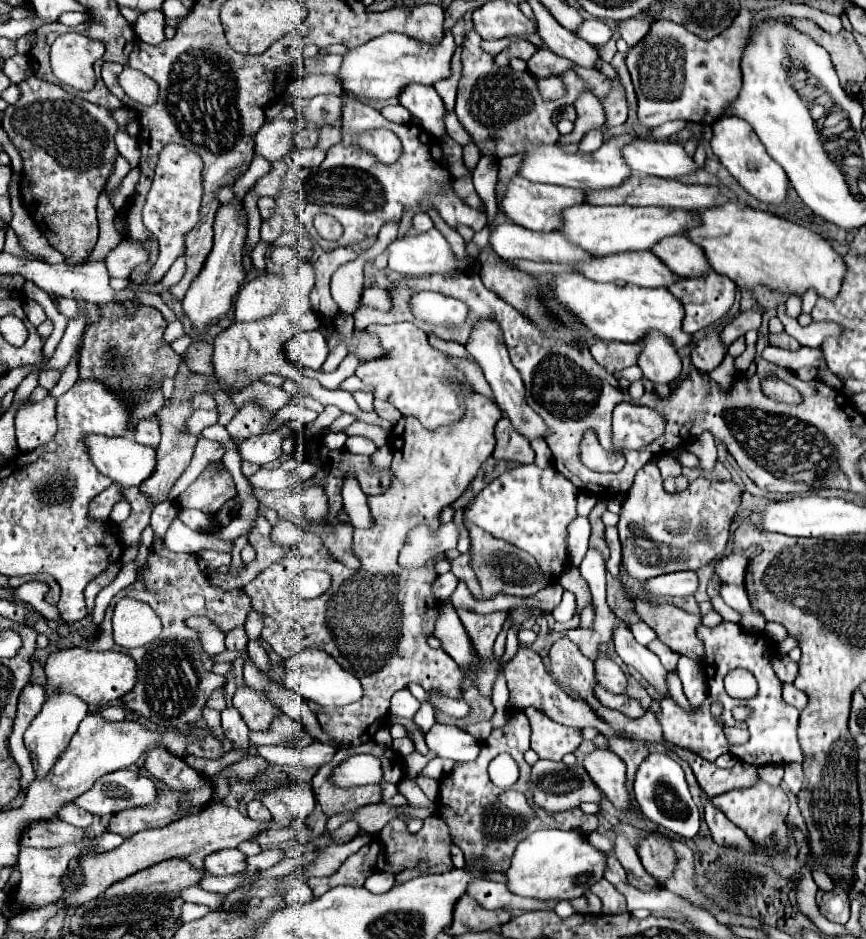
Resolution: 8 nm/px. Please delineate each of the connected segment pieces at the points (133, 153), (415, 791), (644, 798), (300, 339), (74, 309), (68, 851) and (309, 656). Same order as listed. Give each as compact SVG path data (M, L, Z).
M118 131L118 133L116 133L116 145L118 145L120 155L124 155L132 167L138 167L138 159L140 159L138 141L136 141L134 137L130 137L128 133Z
M404 777L398 783L398 791L408 799L410 805L426 805L426 803L430 803L428 797L422 793L422 789L416 785L416 781L410 779L410 777Z
M650 753L640 763L640 767L636 769L634 795L636 795L640 811L658 827L672 831L684 839L692 839L698 833L700 829L698 807L694 805L692 795L688 791L682 767L668 753Z
M306 331L298 333L284 345L284 355L286 361L310 369L320 369L324 359L328 357L328 345L324 335L316 331Z
M60 297L58 303L56 303L56 309L58 309L62 315L66 315L68 319L76 319L76 317L78 317L78 303L72 301L72 299Z
M62 845L56 849L32 849L32 847L22 847L20 849L20 885L12 899L16 899L20 905L28 905L32 909L50 905L58 901L62 893L62 875L68 867L68 863L76 857L82 855L82 845Z
M302 649L300 653L292 655L290 659L282 661L282 685L290 691L300 693L304 699L314 701L318 705L330 707L330 705L348 705L354 703L362 697L362 685L360 681L346 673L336 661L334 657L330 657L328 653L320 651L320 649Z

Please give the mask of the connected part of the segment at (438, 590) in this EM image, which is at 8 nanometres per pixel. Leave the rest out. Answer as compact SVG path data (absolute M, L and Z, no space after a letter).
M444 573L444 575L438 575L436 581L432 583L432 593L436 593L440 601L446 601L454 593L456 585L458 585L458 579L452 573Z

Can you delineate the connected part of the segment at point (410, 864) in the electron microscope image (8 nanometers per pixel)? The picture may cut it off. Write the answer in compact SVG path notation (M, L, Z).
M428 817L424 820L422 829L417 833L410 833L404 821L392 821L378 833L380 843L380 855L378 855L378 869L398 875L404 869L416 869L418 863L428 865L428 873L446 873L450 871L452 859L450 859L450 835L448 827L440 817Z

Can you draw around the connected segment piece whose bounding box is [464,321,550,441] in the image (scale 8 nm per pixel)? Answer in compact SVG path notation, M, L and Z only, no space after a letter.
M478 321L472 331L470 331L470 337L466 341L466 351L474 357L474 361L482 367L484 371L484 377L488 381L488 385L492 387L492 393L494 393L494 399L498 403L498 407L502 409L502 413L510 419L512 427L522 433L528 441L532 439L544 439L550 429L548 425L544 423L544 419L526 403L526 395L524 395L524 383L518 375L516 369L512 369L512 363L510 363L510 357L508 357L508 349L504 345L504 337L500 333L500 325L496 325L496 321Z

